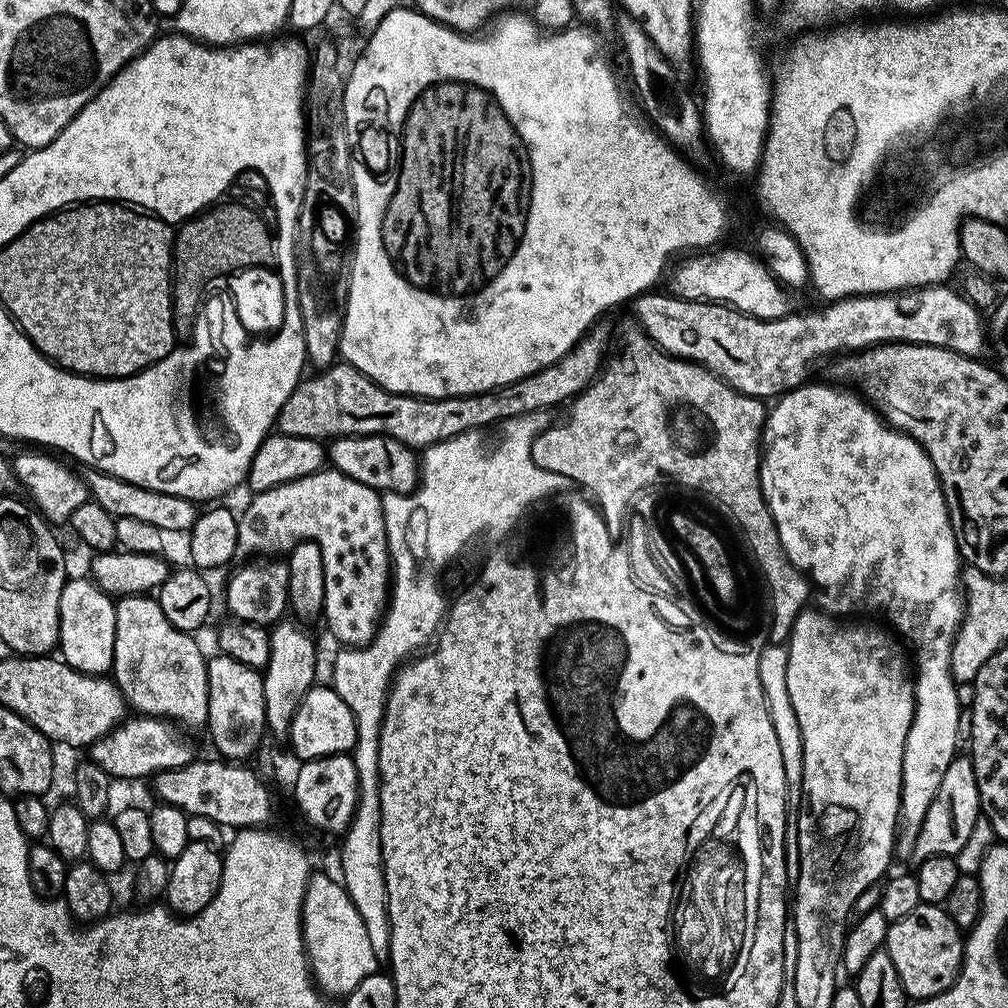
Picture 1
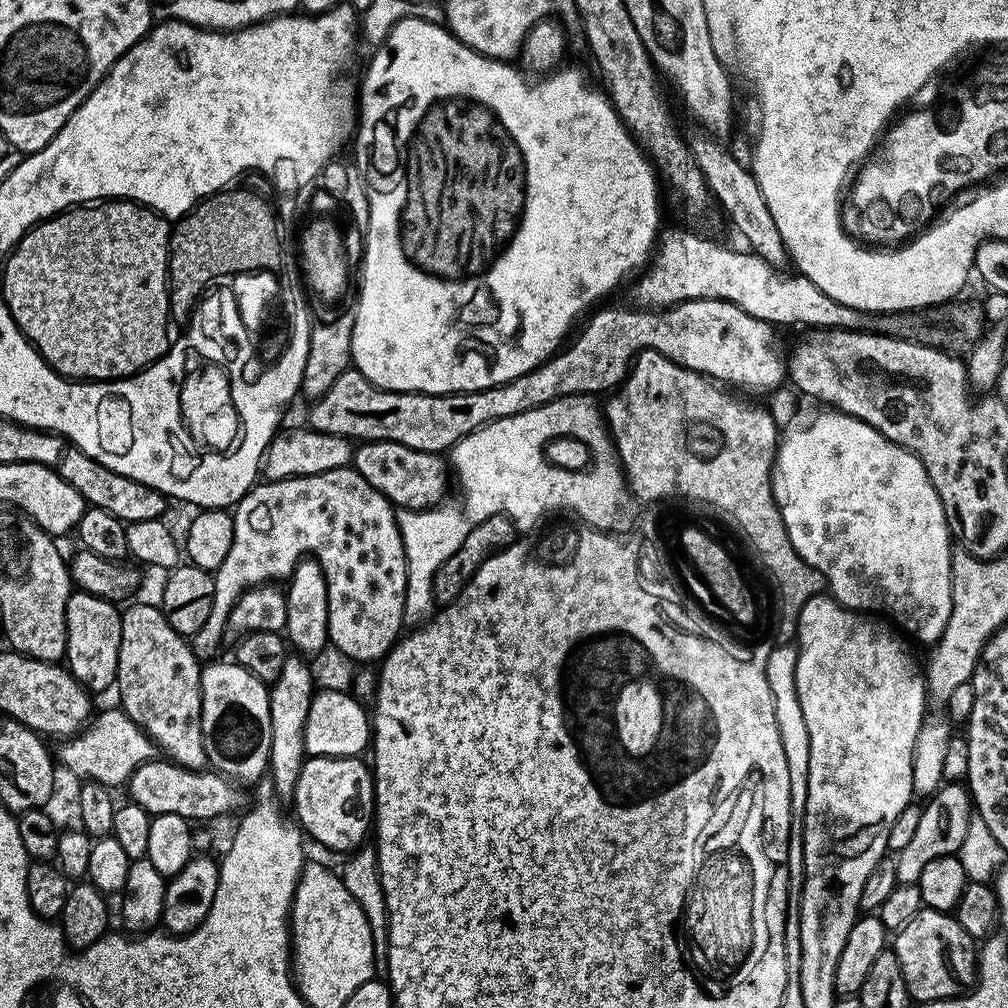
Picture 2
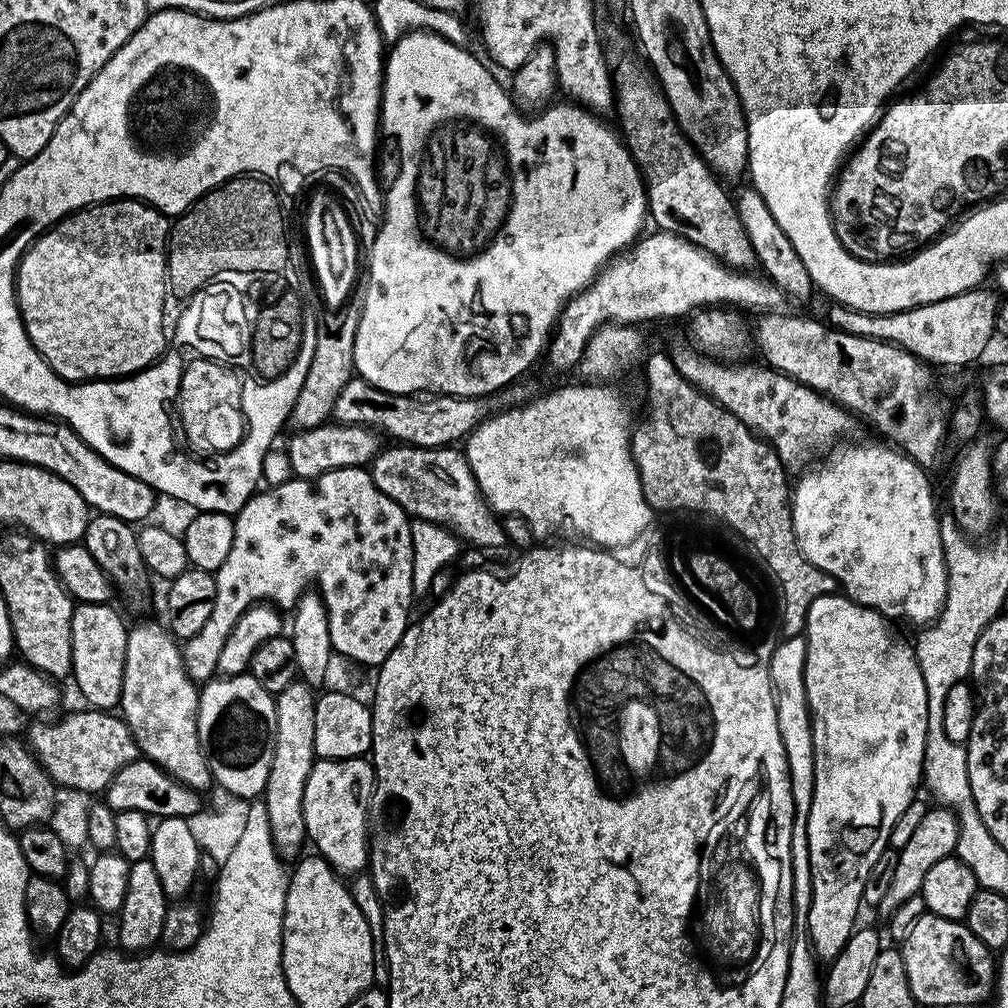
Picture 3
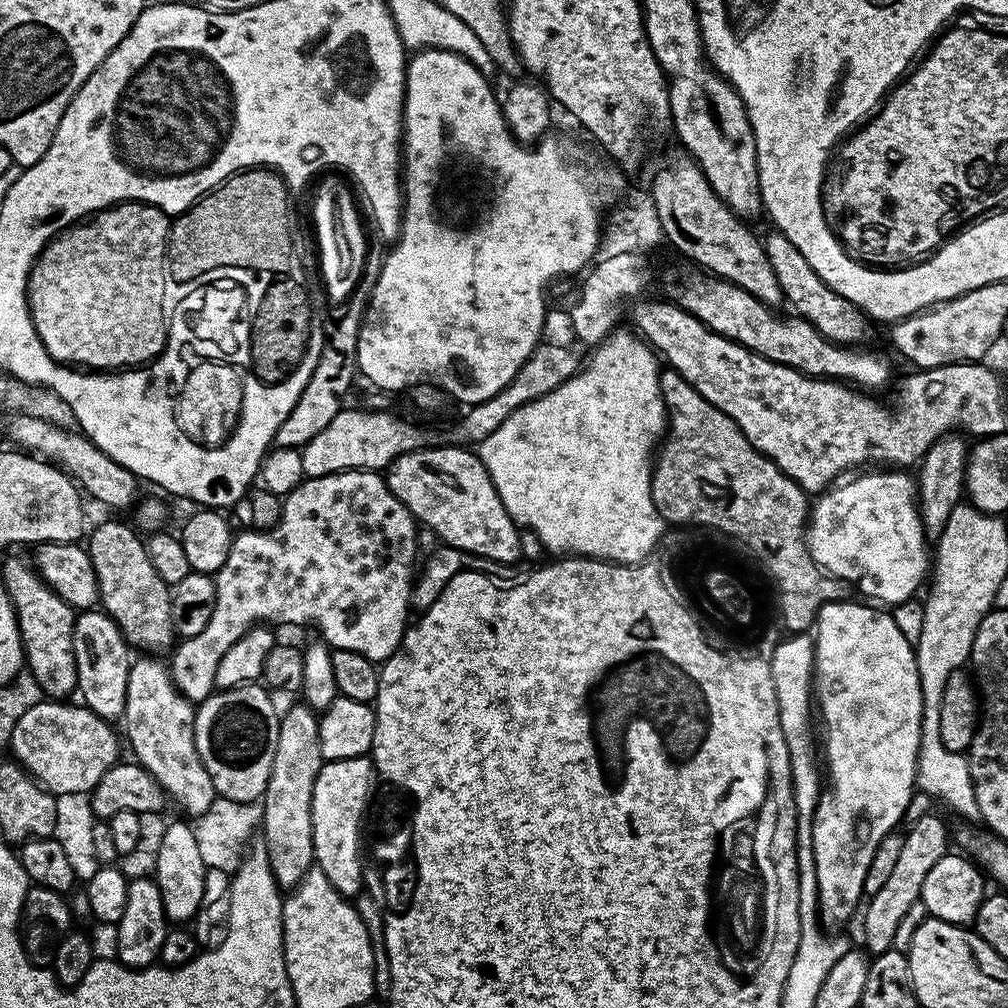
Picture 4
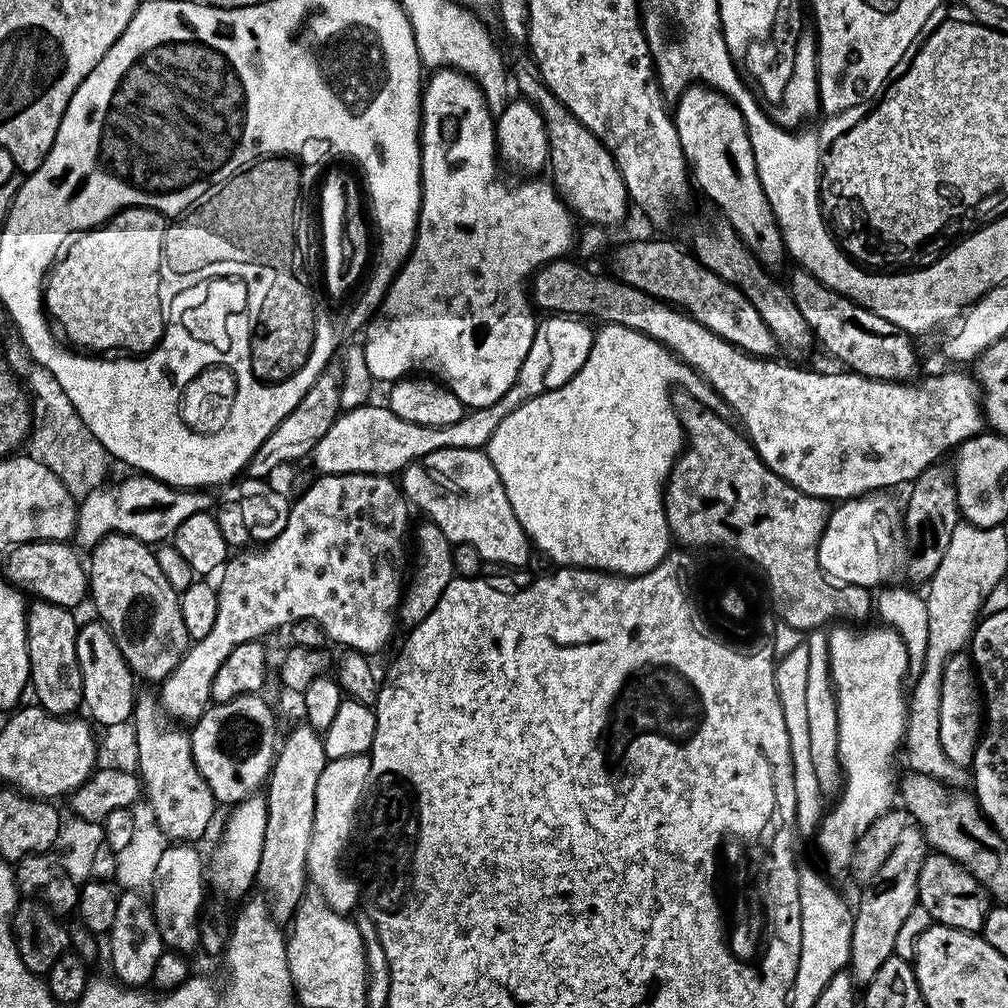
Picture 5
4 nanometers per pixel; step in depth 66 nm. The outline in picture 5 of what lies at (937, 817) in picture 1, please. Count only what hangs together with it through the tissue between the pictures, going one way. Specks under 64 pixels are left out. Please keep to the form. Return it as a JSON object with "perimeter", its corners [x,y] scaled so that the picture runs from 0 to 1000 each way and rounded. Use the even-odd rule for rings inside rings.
{"perimeter":[[[904,835],[892,837],[873,864],[872,876],[868,878],[870,881],[854,895],[853,901],[851,897],[848,902],[843,963],[850,977],[860,978],[867,970],[867,966],[871,966],[875,954],[886,948],[895,914],[903,907],[903,903],[911,899],[913,861],[916,860],[919,852],[918,838],[914,837],[904,837]]]}

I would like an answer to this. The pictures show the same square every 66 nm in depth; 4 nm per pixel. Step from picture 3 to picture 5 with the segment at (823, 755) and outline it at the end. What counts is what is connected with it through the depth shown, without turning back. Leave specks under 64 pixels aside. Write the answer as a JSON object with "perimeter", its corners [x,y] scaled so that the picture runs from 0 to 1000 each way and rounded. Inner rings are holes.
{"perimeter":[[[829,621],[821,627],[822,665],[830,698],[830,746],[836,766],[836,785],[814,814],[812,834],[818,855],[827,865],[837,865],[840,861],[842,864],[846,860],[853,833],[872,810],[886,805],[891,794],[889,749],[892,746],[894,749],[897,725],[901,719],[899,679],[897,683],[897,674],[901,671],[901,643],[894,628],[880,621],[870,622],[844,627],[841,624],[844,622]]]}

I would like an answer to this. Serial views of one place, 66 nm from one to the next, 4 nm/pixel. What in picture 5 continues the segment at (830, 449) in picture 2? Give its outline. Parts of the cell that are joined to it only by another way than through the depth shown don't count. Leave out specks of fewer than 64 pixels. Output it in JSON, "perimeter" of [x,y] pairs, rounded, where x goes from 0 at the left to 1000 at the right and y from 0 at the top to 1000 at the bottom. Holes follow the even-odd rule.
{"perimeter":[[[876,487],[862,488],[858,492],[850,492],[848,496],[839,496],[830,499],[828,503],[821,509],[821,517],[817,523],[817,529],[812,540],[812,558],[813,559],[813,564],[816,565],[817,570],[824,573],[826,576],[832,577],[833,579],[846,579],[847,581],[855,581],[862,585],[872,584],[874,581],[880,580],[886,573],[885,566],[889,563],[889,536],[891,540],[891,533],[895,528],[895,504],[892,499],[888,500],[884,496],[884,491],[878,490]]]}

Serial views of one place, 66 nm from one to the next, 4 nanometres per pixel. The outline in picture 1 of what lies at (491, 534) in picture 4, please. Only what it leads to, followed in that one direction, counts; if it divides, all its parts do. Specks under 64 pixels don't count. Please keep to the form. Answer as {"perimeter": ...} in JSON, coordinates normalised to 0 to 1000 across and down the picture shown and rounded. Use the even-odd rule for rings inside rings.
{"perimeter":[[[386,433],[332,434],[324,443],[323,452],[332,467],[339,468],[379,490],[382,488],[406,490],[417,477],[417,458],[412,447]]]}

